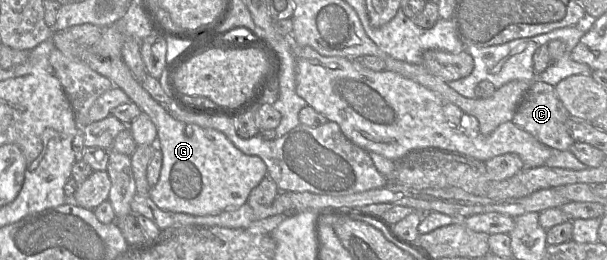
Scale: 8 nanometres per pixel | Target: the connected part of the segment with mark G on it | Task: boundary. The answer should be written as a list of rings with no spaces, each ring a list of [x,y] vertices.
[[[67,29],[53,33],[52,40],[55,48],[66,57],[80,61],[110,79],[156,126],[156,145],[162,152],[162,167],[158,182],[150,188],[149,197],[160,209],[194,216],[234,210],[247,202],[250,192],[267,176],[267,167],[261,158],[242,153],[222,132],[175,119],[164,105],[143,89],[122,57],[102,58],[94,54],[90,46],[71,40]]]

